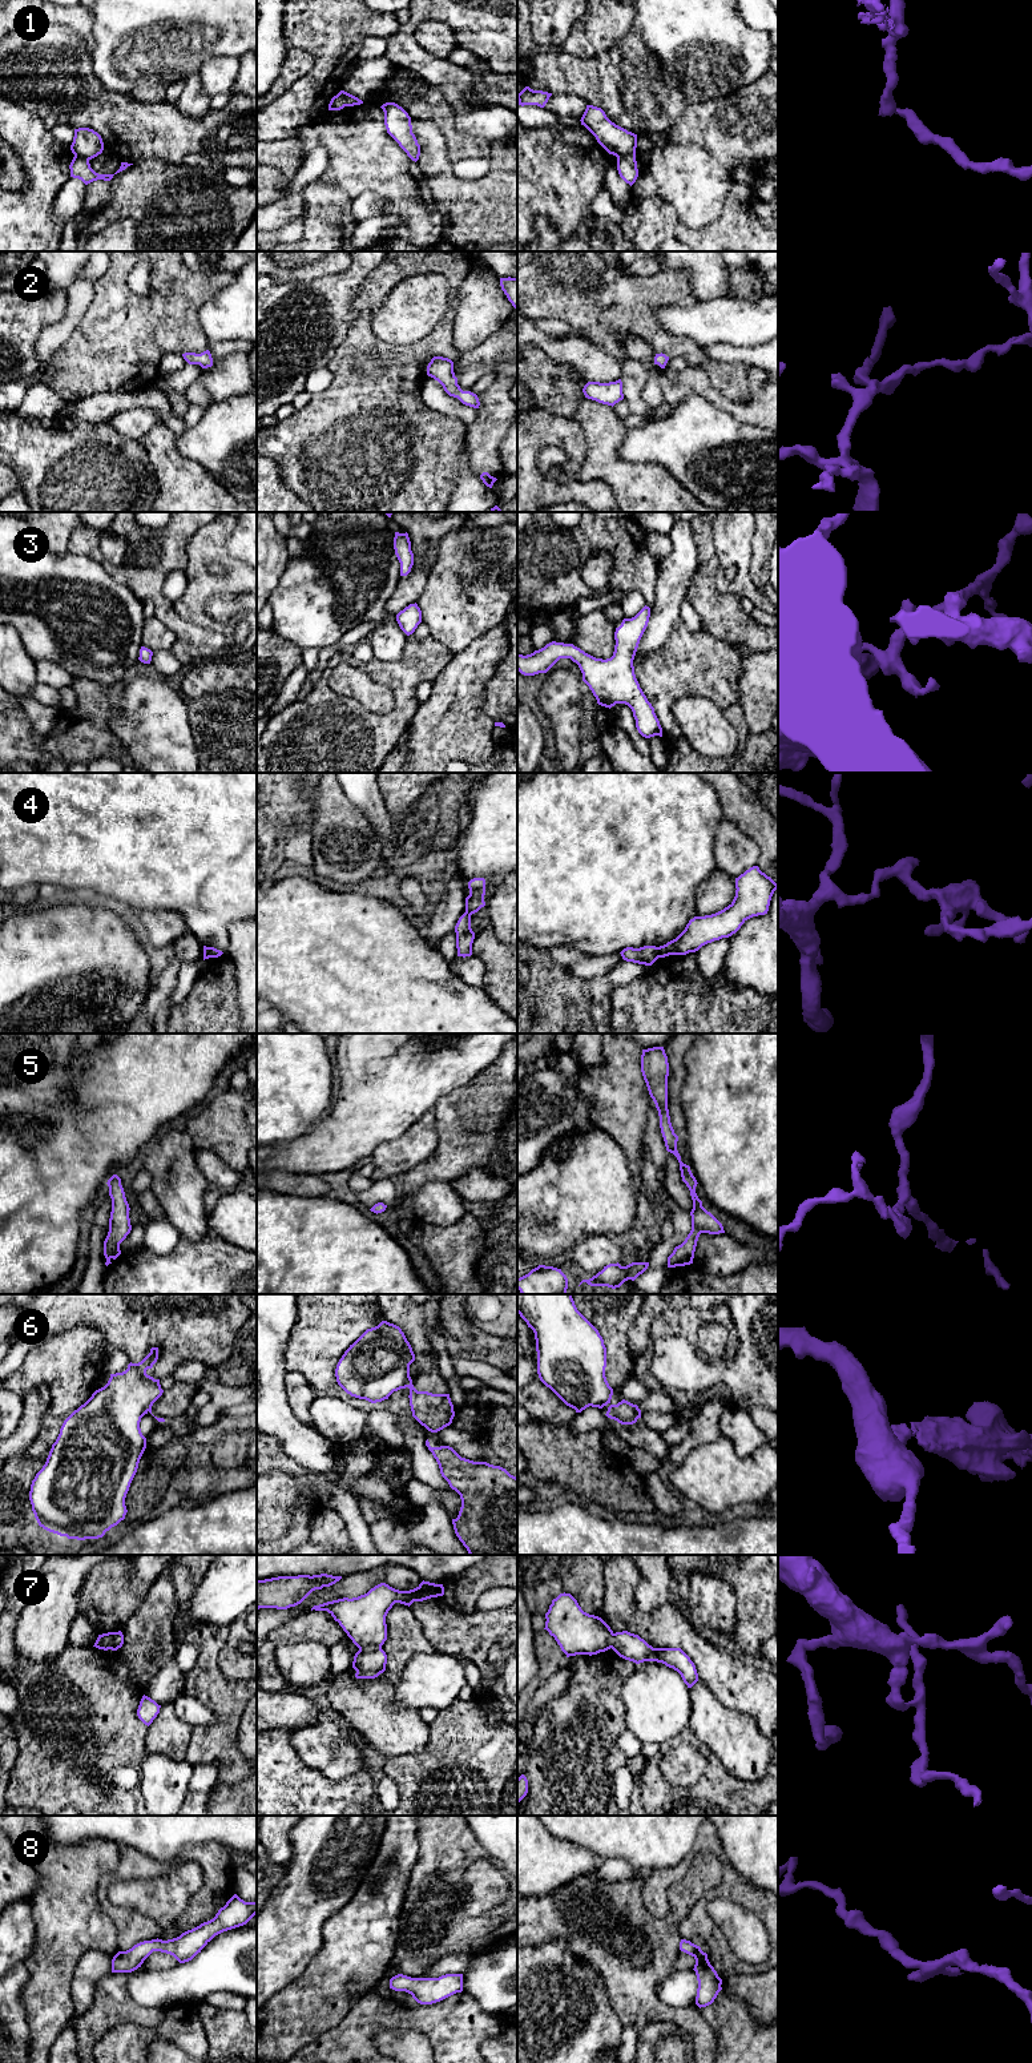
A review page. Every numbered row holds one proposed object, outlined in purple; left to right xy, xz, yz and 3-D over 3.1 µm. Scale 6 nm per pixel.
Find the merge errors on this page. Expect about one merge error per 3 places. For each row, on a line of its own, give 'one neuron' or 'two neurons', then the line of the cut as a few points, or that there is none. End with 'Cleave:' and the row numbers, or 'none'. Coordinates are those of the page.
1: two neurons | yz (635, 153), (617, 157)
2: one neuron | no cut
3: one neuron | no cut
4: two neurons | yz (657, 947), (658, 957)
5: one neuron | no cut
6: two neurons | xz (411, 1381), (407, 1386)
7: two neurons | xz (381, 1647), (359, 1651)
8: one neuron | no cut
Cleave: 1, 4, 6, 7

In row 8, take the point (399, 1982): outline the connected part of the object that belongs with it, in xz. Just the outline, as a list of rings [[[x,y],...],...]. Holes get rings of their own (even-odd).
[[[398,1974],[390,1979],[390,1989],[411,1994],[420,2004],[432,2004],[461,1993],[463,1974],[446,1974],[439,1978],[411,1978]]]

